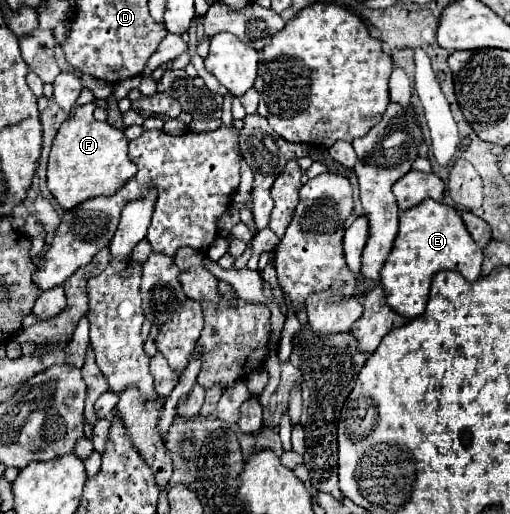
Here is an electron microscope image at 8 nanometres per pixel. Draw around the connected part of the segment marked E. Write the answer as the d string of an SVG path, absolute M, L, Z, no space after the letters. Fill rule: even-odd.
M427 198L423 204L401 212L399 234L393 242L393 250L381 270L381 286L387 296L387 304L403 318L413 320L425 312L431 280L441 270L457 270L465 280L475 282L481 274L483 250L469 236L461 216L453 206Z

